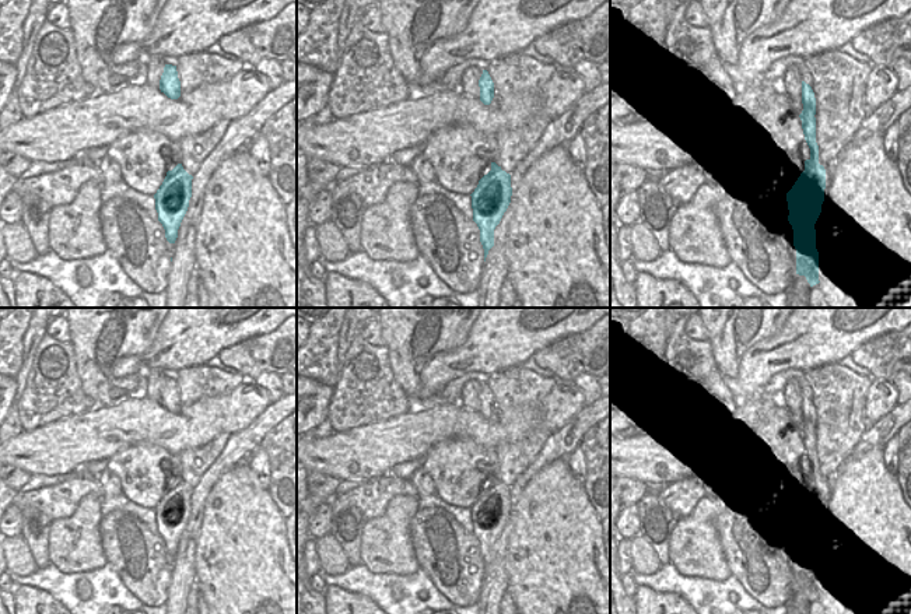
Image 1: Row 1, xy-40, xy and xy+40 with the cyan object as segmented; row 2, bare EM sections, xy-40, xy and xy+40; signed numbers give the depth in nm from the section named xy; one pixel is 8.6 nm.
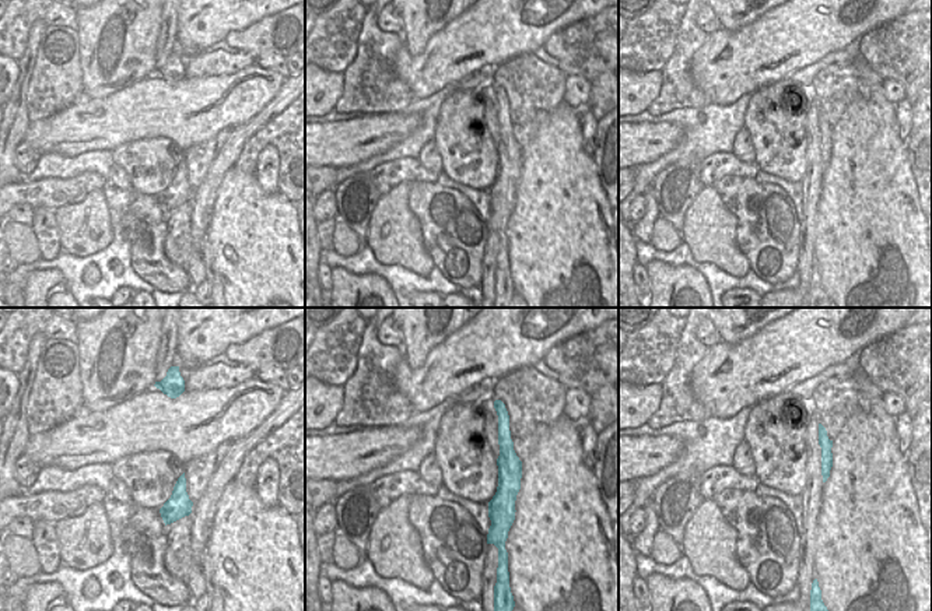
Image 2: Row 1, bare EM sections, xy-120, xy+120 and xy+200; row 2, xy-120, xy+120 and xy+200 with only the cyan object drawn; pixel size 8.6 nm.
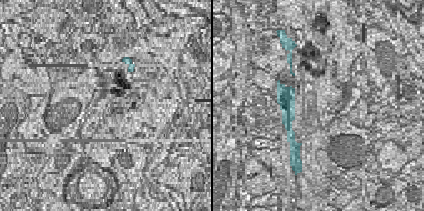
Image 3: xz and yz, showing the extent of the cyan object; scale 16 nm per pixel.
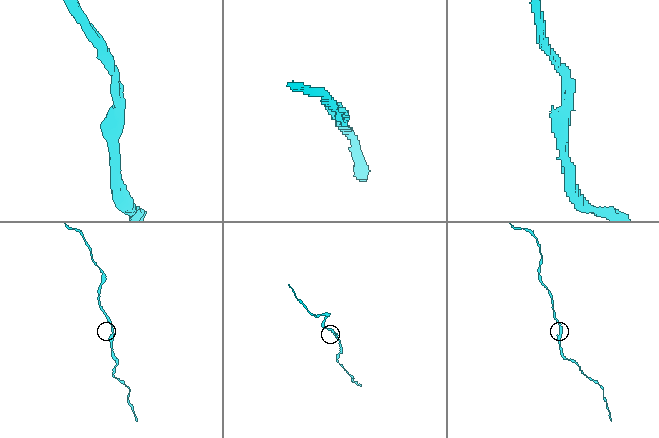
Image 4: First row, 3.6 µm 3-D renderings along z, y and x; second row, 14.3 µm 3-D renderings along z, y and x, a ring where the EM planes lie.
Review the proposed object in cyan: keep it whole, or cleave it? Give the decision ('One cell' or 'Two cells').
One cell.

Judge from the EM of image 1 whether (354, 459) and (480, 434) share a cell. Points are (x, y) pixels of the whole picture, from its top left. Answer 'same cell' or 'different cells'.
same cell

